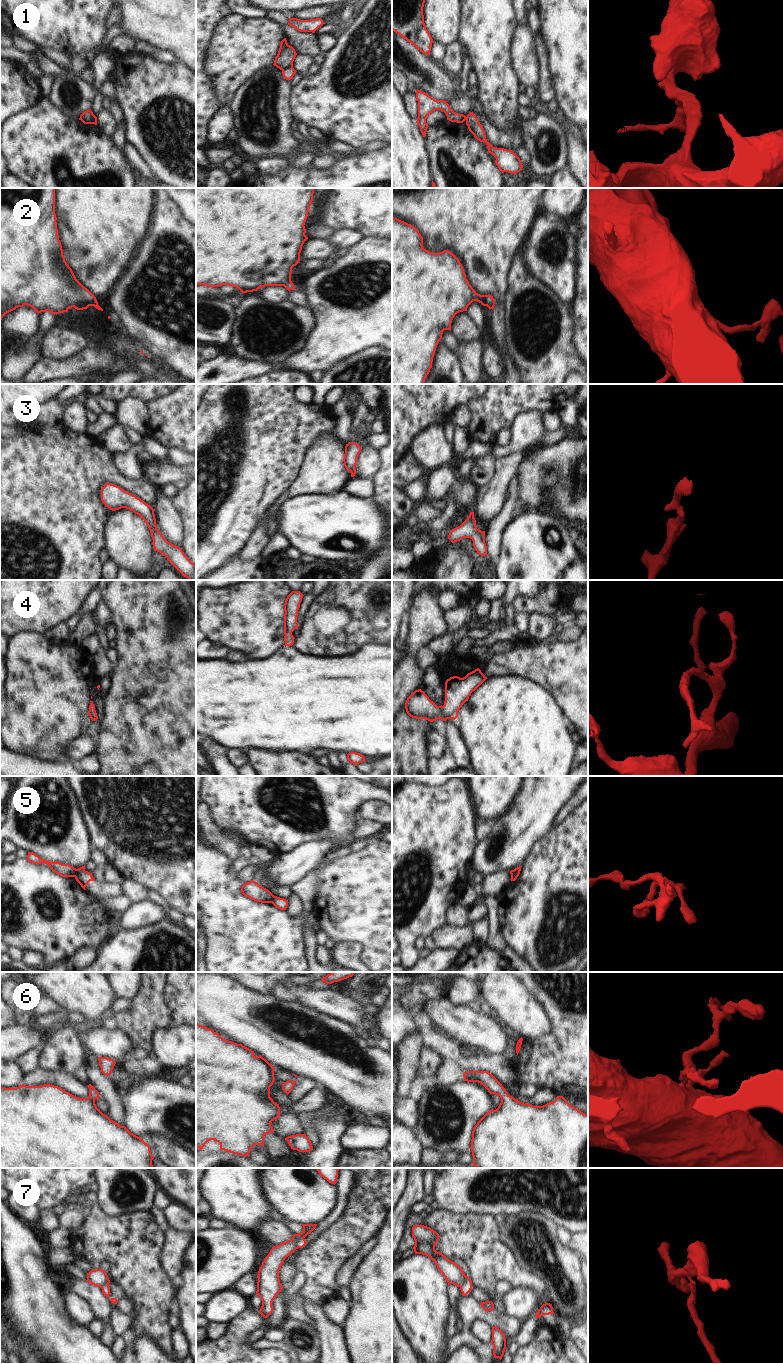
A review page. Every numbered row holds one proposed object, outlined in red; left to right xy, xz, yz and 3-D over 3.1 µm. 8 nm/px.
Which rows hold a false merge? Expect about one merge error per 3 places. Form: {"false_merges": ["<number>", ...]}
{"false_merges": ["1", "5", "7"]}

